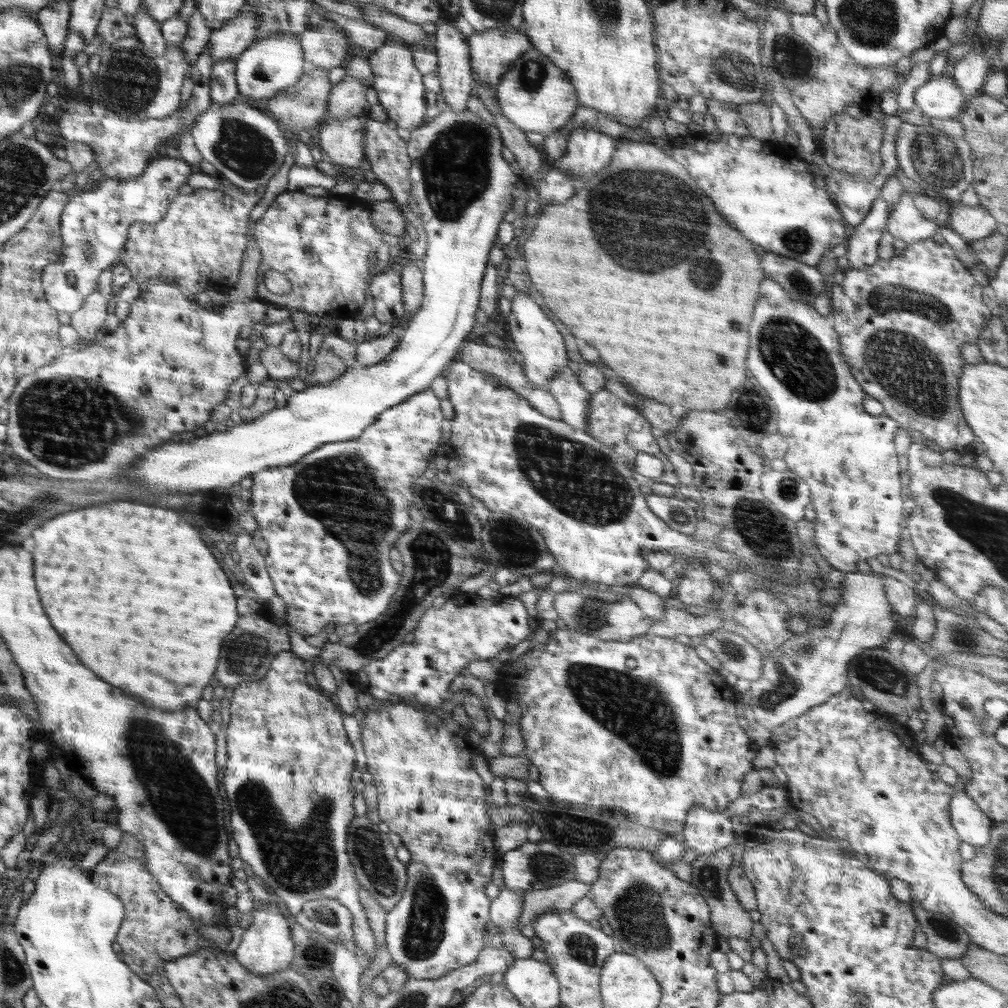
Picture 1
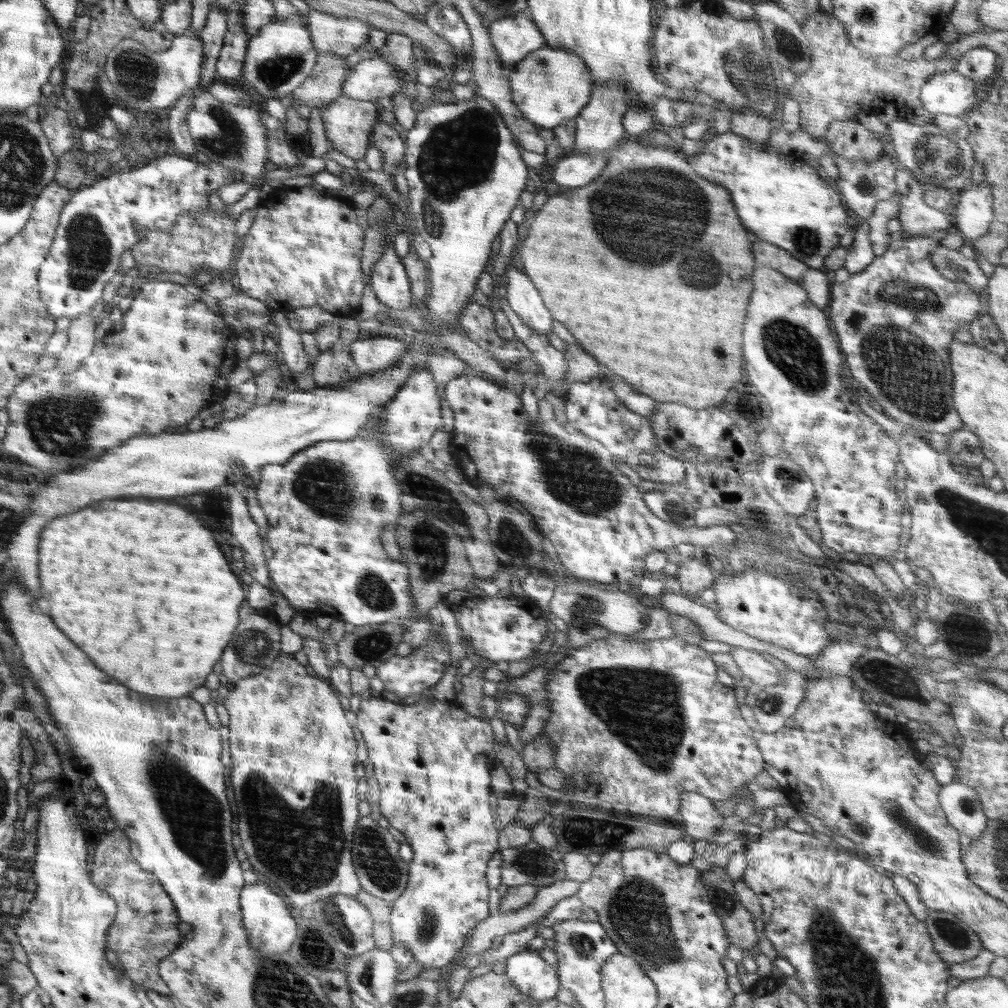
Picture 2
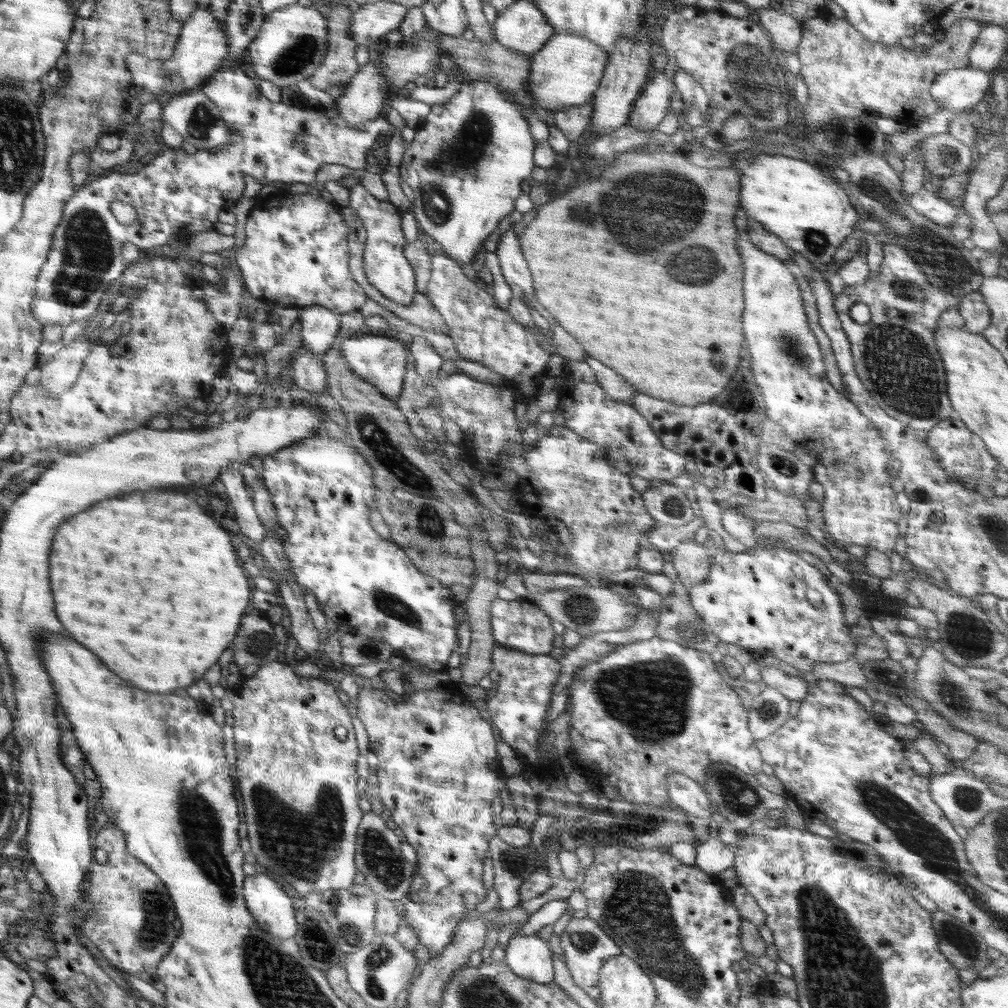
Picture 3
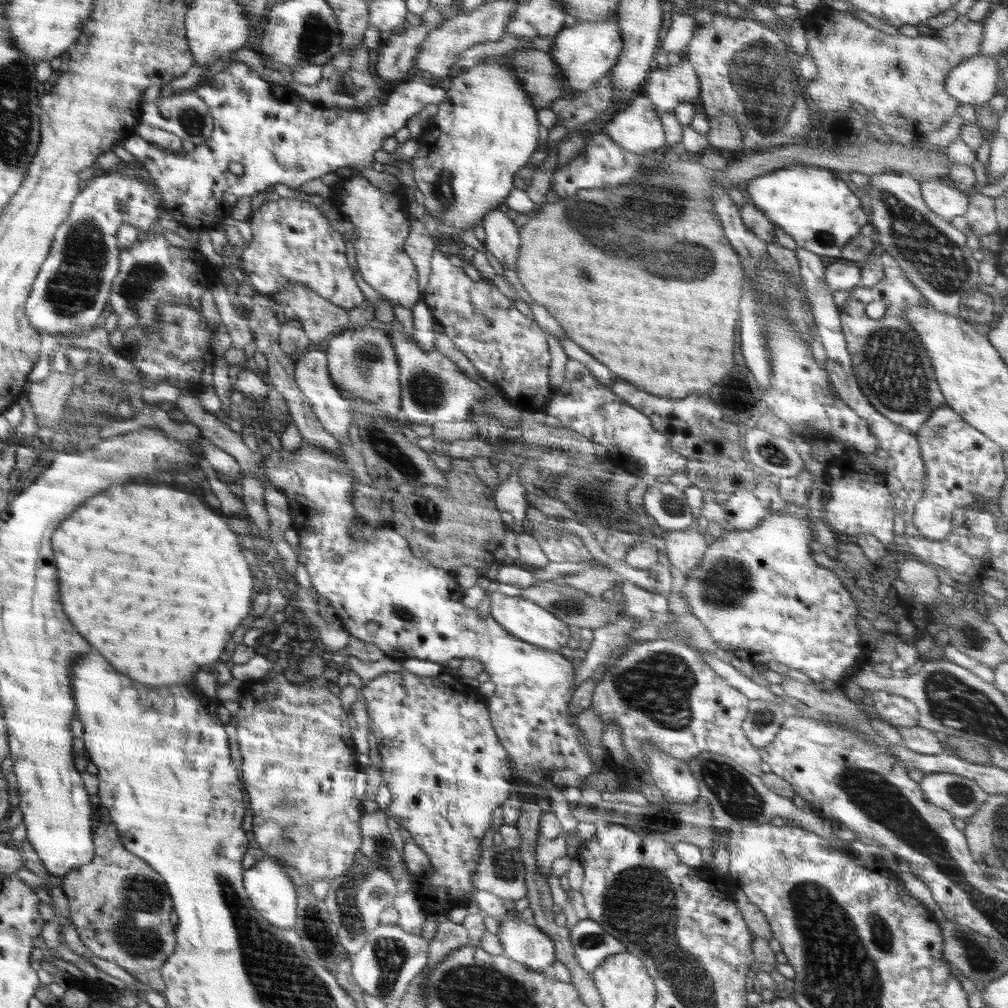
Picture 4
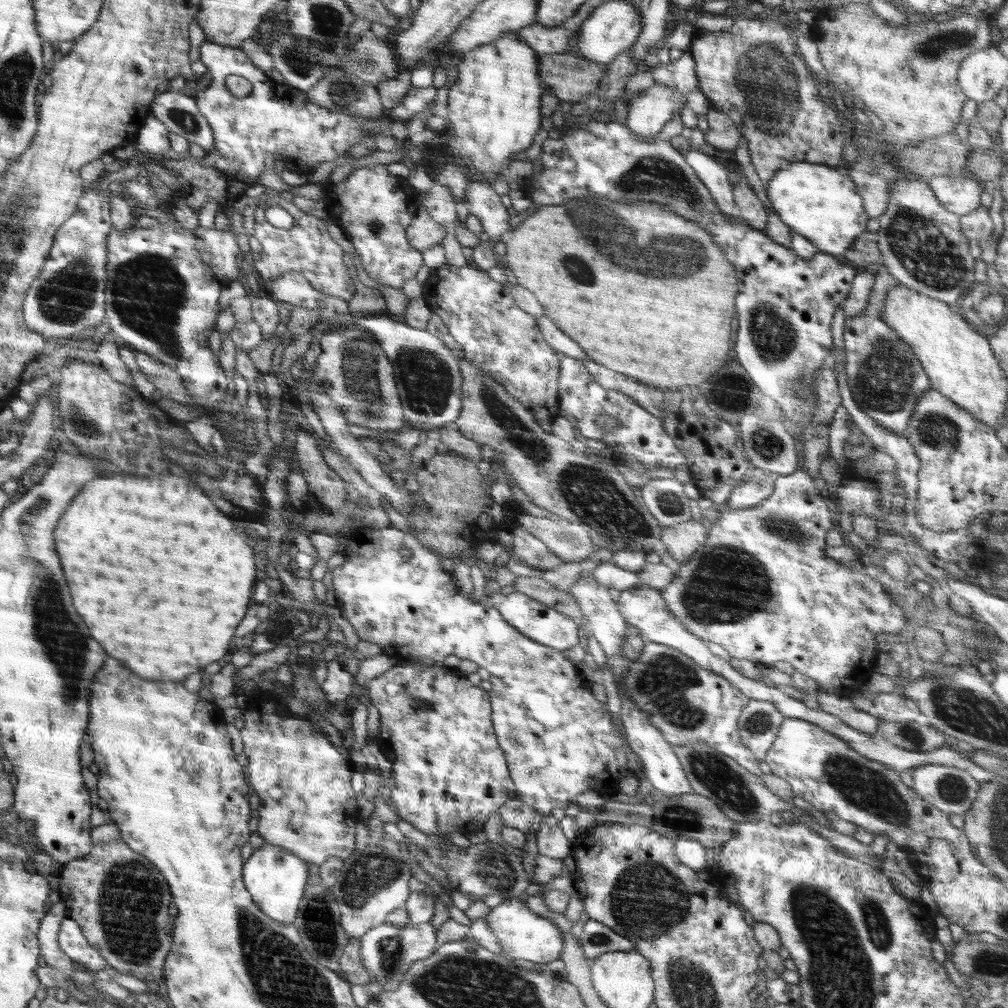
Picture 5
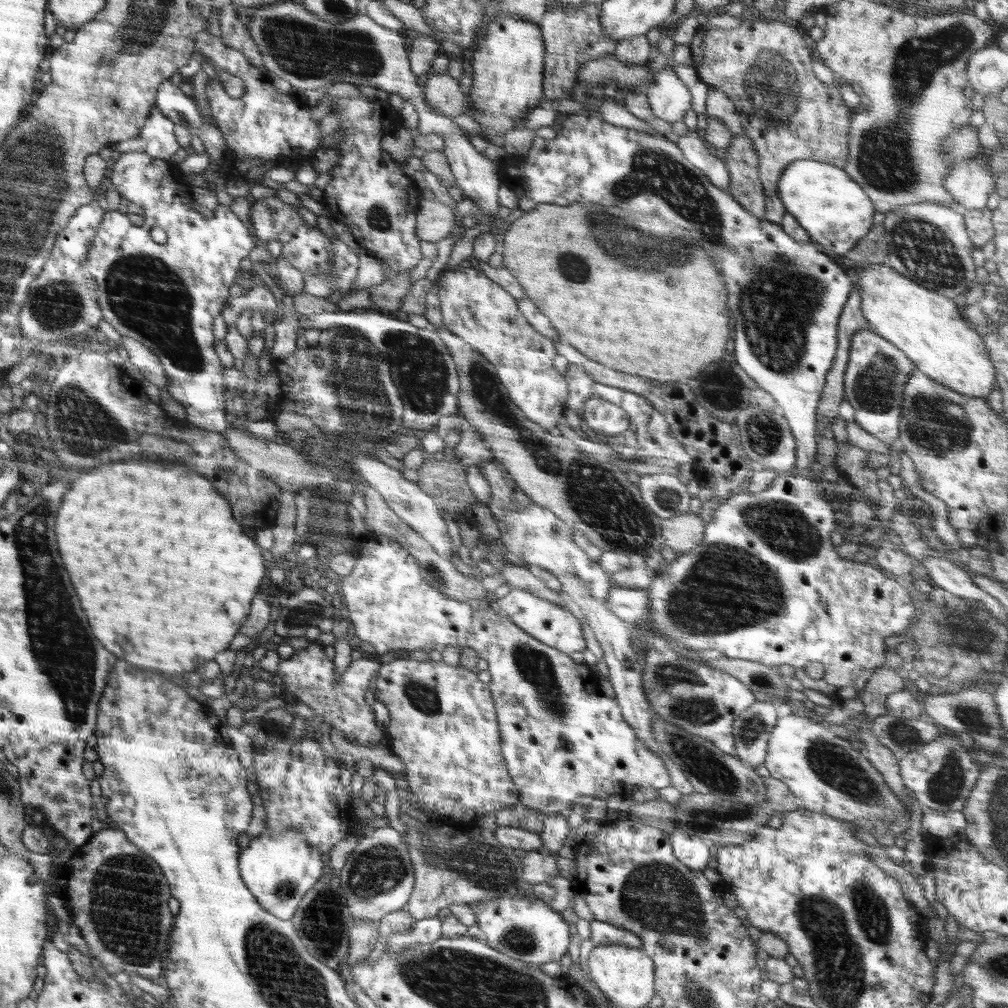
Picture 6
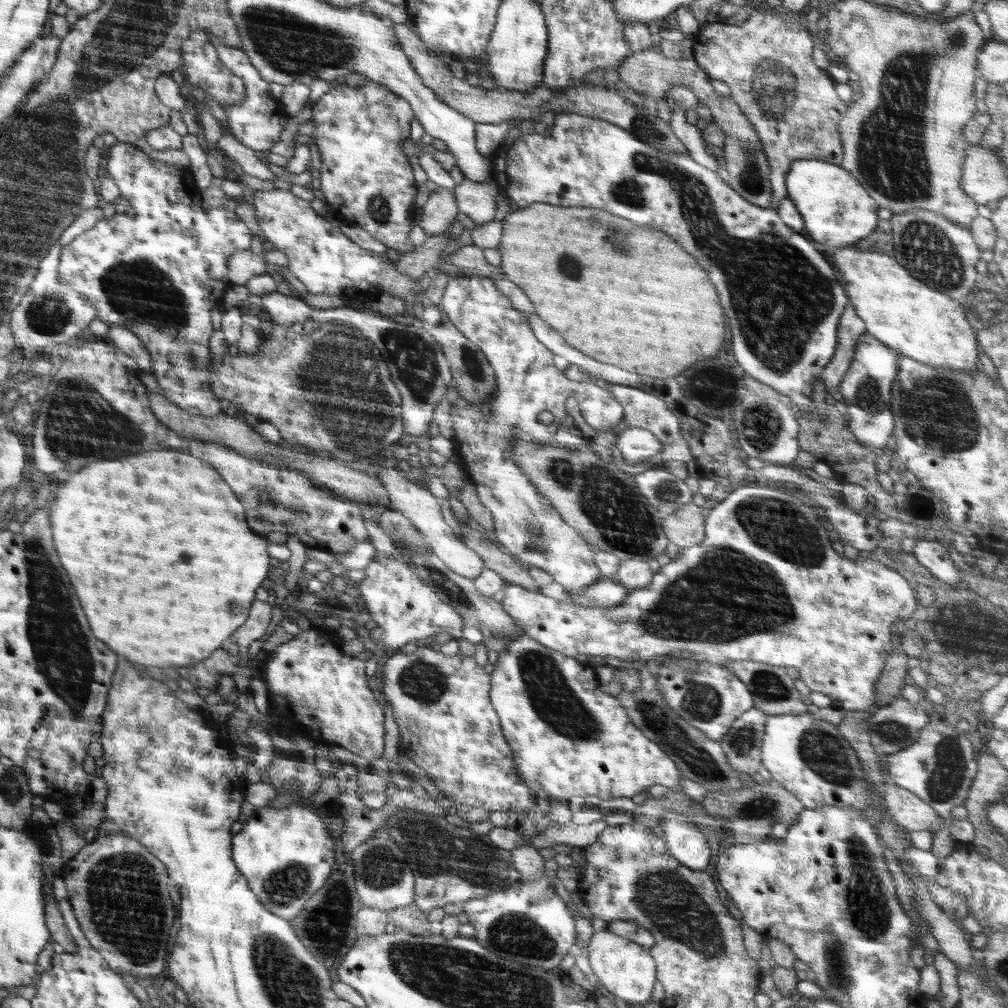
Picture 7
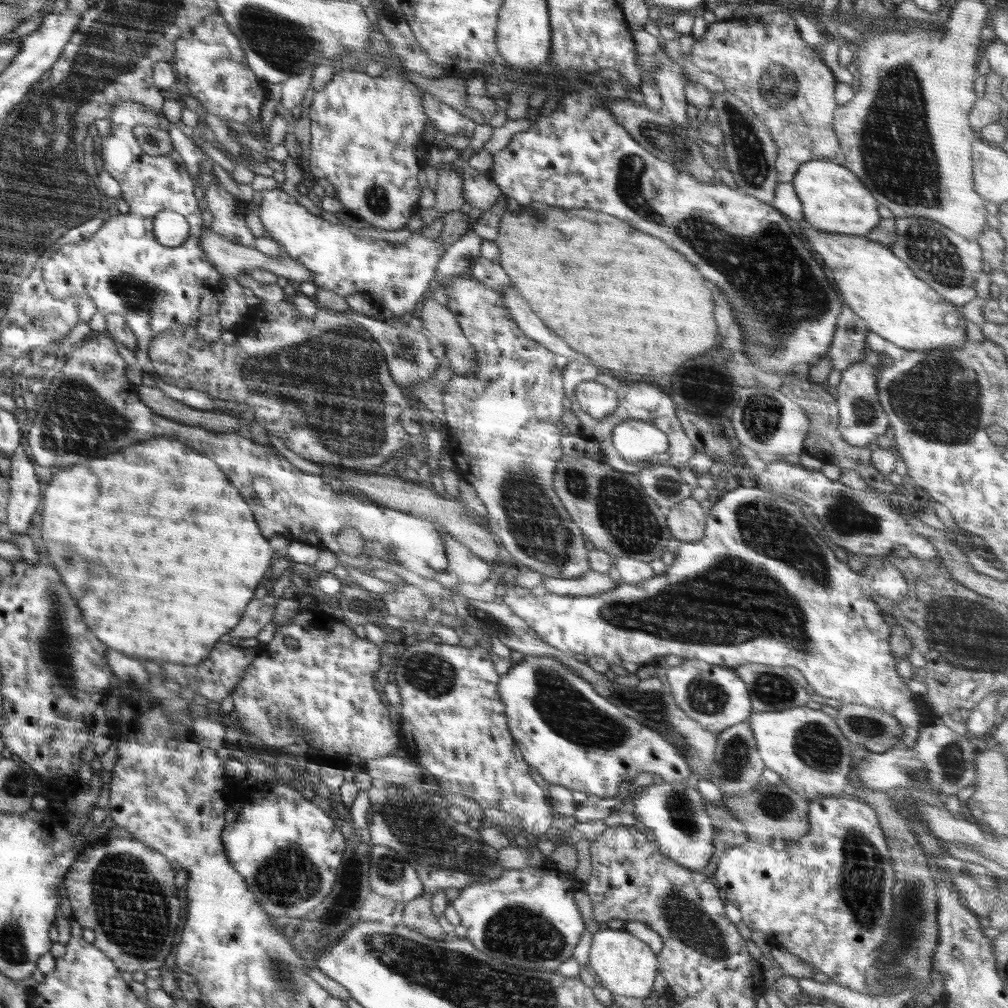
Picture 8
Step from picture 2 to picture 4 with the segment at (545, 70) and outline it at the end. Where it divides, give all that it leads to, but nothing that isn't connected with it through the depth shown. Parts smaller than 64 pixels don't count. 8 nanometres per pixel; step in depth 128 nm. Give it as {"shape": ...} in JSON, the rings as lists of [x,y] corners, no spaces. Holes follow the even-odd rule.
{"shape":[[[617,11],[597,22],[569,23],[551,44],[549,55],[559,66],[563,82],[576,93],[583,93],[592,88],[616,64],[622,48],[622,39],[617,25]]]}

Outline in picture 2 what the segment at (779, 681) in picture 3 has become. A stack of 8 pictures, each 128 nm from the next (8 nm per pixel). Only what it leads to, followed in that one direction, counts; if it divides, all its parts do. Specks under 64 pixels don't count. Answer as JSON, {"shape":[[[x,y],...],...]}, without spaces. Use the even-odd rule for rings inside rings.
{"shape":[[[731,646],[731,650],[730,657],[740,667],[743,677],[752,680],[755,690],[778,683],[780,672],[768,662],[766,655],[742,647]]]}

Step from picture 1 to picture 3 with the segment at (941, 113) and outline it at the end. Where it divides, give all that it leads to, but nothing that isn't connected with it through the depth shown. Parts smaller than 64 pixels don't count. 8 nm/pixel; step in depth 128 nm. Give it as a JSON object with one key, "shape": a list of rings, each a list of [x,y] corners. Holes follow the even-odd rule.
{"shape":[[[966,66],[952,69],[939,74],[930,85],[930,96],[939,104],[940,110],[954,113],[973,109],[982,101],[984,94],[989,93],[992,85],[993,72]]]}

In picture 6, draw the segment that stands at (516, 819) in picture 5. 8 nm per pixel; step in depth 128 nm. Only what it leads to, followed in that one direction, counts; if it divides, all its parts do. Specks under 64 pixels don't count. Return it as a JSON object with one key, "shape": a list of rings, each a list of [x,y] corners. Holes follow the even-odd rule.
{"shape":[[[518,802],[495,812],[495,821],[499,827],[516,827],[540,834],[547,815],[524,806]]]}

